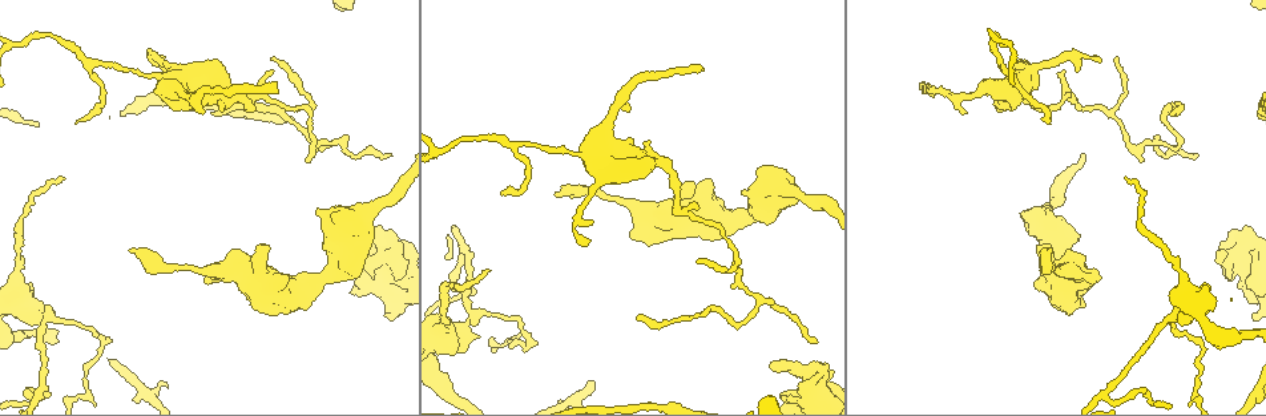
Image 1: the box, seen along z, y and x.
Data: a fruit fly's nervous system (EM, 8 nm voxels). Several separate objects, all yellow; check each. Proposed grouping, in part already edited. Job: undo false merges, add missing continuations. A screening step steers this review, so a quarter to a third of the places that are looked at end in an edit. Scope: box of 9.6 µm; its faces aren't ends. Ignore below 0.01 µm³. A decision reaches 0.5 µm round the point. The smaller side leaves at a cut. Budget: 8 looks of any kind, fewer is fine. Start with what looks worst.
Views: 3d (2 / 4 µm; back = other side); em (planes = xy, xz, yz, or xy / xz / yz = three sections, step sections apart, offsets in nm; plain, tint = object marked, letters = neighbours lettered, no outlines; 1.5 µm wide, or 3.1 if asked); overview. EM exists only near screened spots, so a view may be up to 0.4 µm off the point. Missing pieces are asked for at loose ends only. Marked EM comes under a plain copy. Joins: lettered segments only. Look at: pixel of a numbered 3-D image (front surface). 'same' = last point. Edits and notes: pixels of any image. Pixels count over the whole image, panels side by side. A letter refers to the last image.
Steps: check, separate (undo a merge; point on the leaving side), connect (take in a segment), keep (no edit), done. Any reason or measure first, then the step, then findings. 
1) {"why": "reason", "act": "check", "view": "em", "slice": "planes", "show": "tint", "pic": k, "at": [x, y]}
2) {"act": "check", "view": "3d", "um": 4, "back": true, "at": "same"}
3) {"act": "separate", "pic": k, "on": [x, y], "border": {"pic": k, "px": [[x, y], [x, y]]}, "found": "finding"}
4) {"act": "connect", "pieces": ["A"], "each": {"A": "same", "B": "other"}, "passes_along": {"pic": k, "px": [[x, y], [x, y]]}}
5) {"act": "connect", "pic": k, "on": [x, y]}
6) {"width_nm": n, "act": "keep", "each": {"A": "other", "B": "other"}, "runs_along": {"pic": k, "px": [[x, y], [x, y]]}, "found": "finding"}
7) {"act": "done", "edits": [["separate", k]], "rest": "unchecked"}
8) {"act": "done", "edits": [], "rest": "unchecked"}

{"why": "branch point", "act": "check", "view": "3d", "um": 2, "pic": 1, "at": [46, 315]}

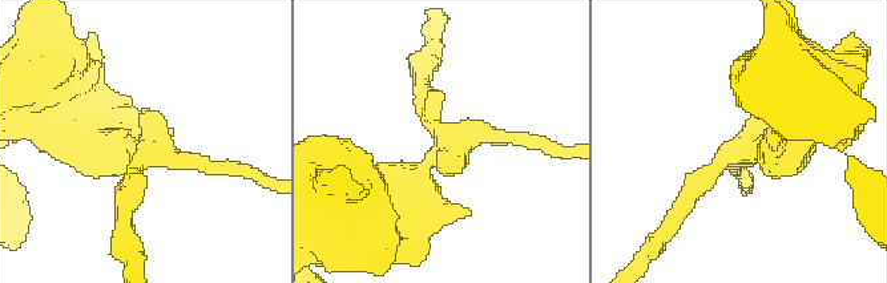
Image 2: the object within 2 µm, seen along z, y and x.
{"arms": 3, "why": "shape alone is not enough", "act": "check", "view": "em", "slice": "xz", "step": 8, "show": "letters", "pic": 2, "at": [742, 149]}

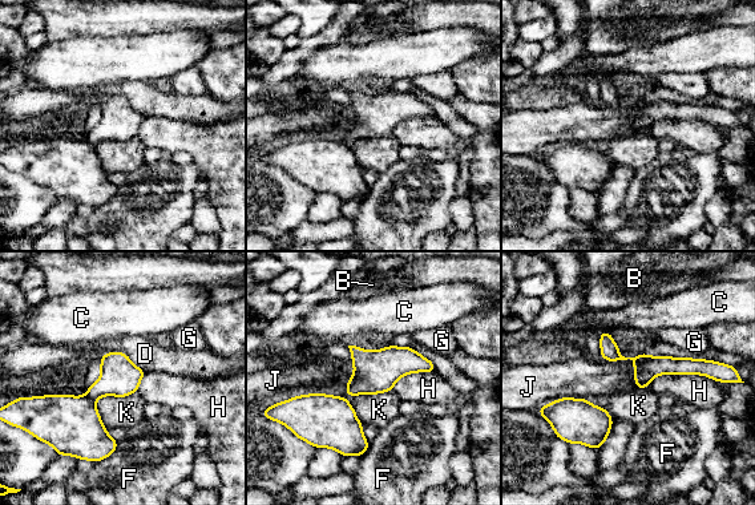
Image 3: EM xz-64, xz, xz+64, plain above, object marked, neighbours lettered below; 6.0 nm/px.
{"width_nm": 140, "act": "separate", "pic": 3, "on": [120, 378], "each": {"B": "other", "C": "other", "D": "other", "F": "other", "G": "other", "H": "other", "J": "other", "K": "other"}, "found": "two neurons meet here"}

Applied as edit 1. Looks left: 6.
{"why": "branch stops here", "act": "check", "view": "em", "slice": "xz", "step": 4, "show": "letters", "pic": 1, "at": [795, 376]}

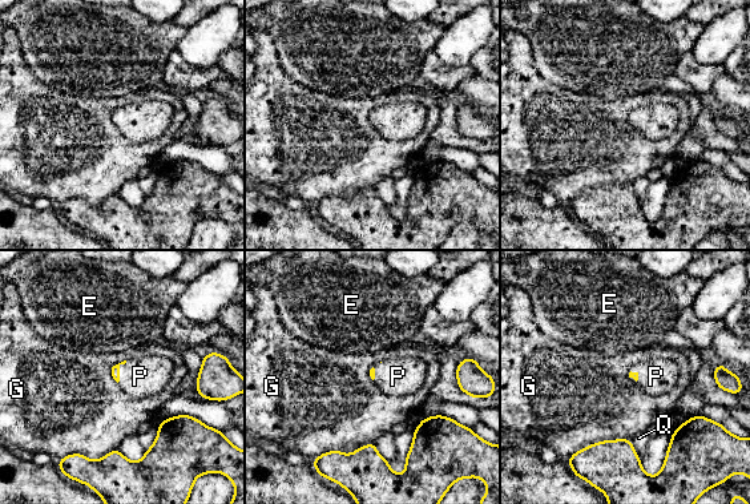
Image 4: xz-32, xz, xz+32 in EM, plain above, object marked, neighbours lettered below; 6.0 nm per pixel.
{"act": "check", "view": "em", "slice": "planes", "show": "letters", "at": "same"}

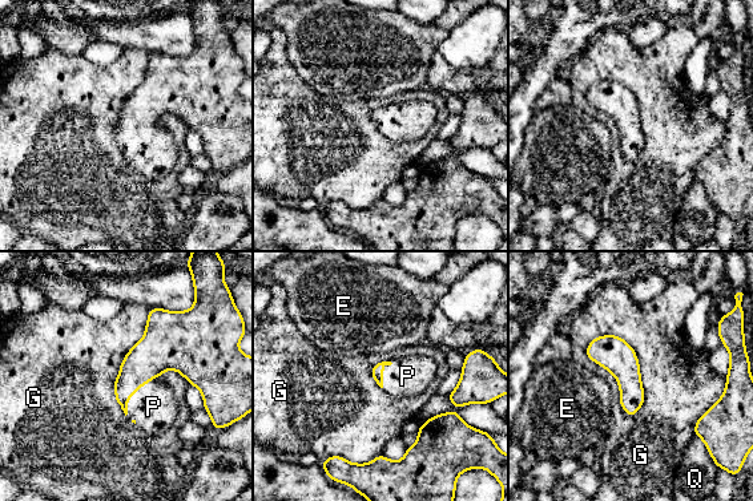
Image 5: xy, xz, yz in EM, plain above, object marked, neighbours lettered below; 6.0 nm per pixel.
{"act": "connect", "pieces": ["P"], "each": {"E": "other", "G": "other", "P": "same", "Q": "other"}, "passes_along": {"pic": 5, "px": [[154, 354], [136, 390], [153, 407]]}, "found": "the neuron continues"}

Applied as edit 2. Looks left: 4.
{"why": "see it whole again", "act": "check", "view": "overview"}

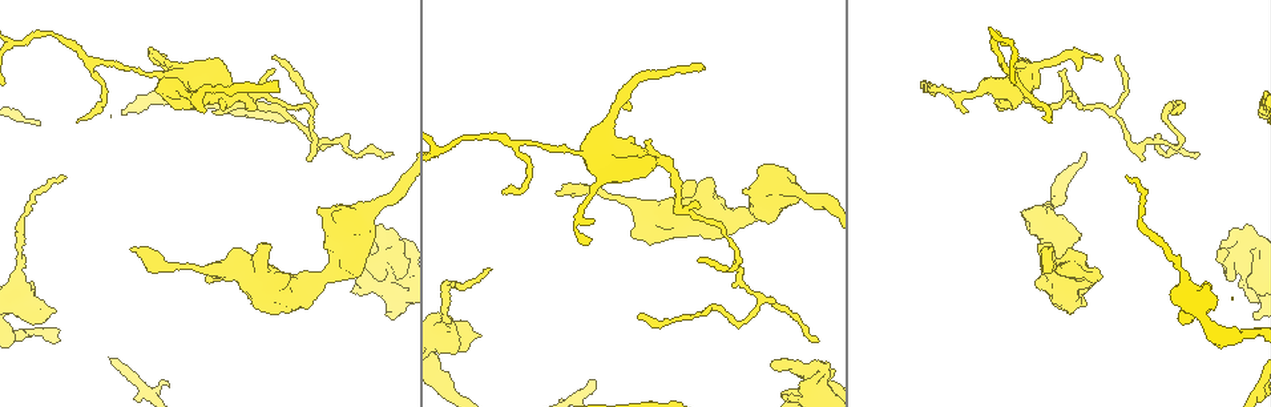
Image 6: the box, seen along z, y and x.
{"why": "branch stops here", "act": "check", "view": "3d", "um": 2, "pic": 6, "at": [277, 90]}

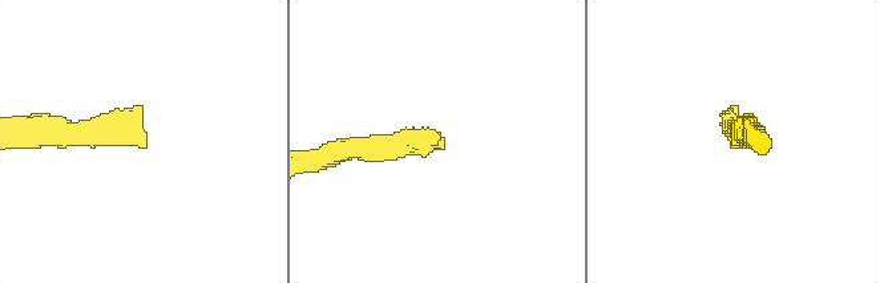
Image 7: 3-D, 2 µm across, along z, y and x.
{"why": "now the EM", "act": "check", "view": "em", "slice": "xz", "step": 8, "show": "letters", "pic": 7, "at": [442, 147]}

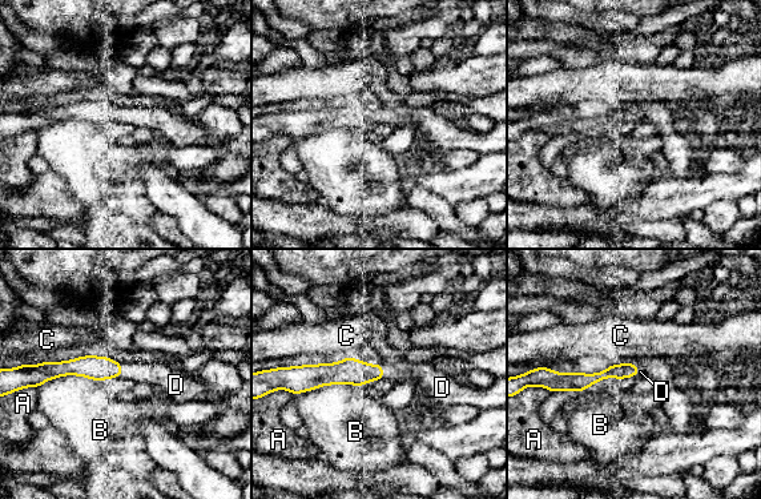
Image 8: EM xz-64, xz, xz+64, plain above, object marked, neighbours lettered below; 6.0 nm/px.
{"width_nm": 90, "act": "connect", "pieces": ["D"], "each": {"A": "other", "B": "other", "C": "other", "D": "same"}, "found": "it goes on there"}

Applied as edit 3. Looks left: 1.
{"act": "done", "edits": [["separate", 3], ["connect", 5], ["connect", 8]], "rest": "unchecked"}

